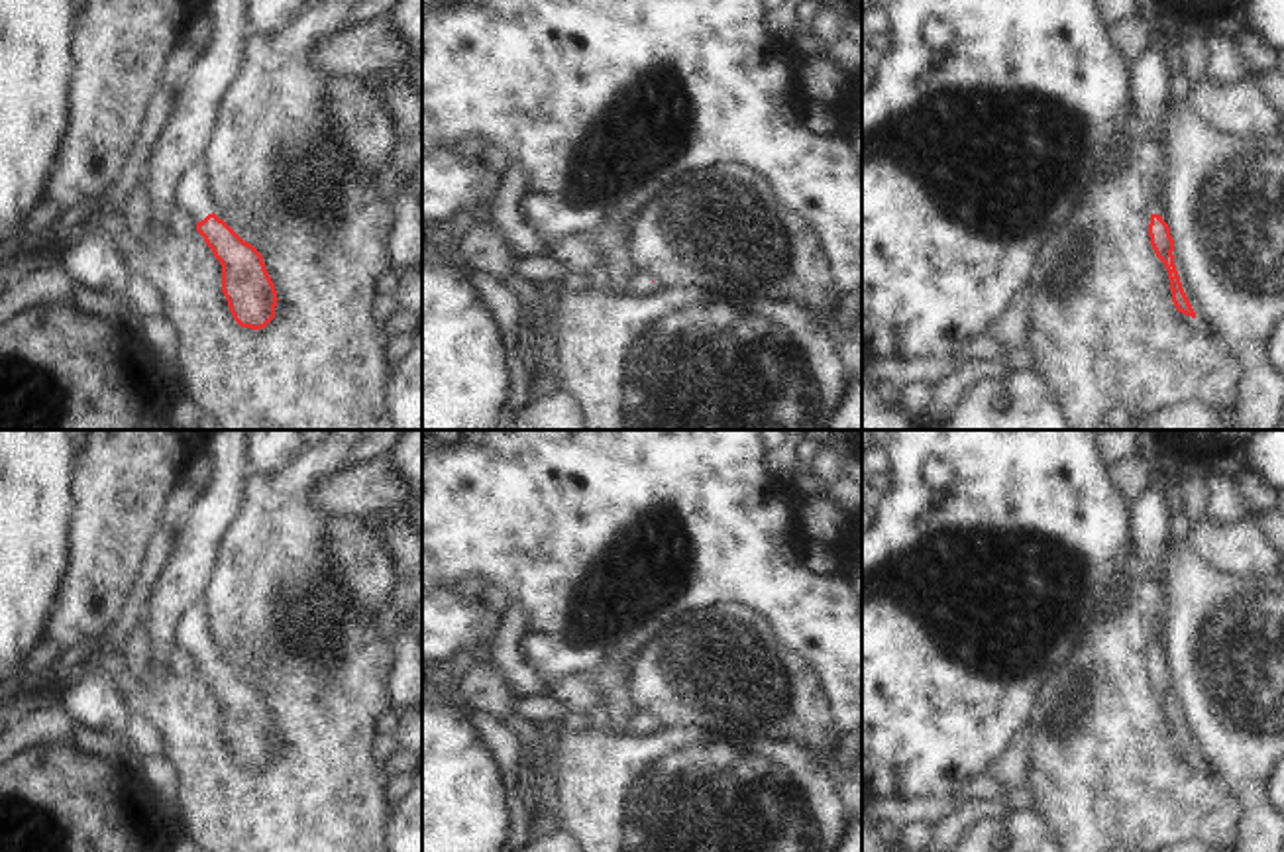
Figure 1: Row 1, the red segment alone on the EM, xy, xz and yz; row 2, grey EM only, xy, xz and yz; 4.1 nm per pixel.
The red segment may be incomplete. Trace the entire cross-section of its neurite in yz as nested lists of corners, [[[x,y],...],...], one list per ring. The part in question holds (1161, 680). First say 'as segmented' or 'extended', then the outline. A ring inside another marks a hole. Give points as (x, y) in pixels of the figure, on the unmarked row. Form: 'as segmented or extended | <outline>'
extended | [[[1162,628],[1156,630],[1152,642],[1150,642],[1150,664],[1149,664],[1149,675],[1150,685],[1156,693],[1156,697],[1164,703],[1170,719],[1170,730],[1172,730],[1172,742],[1178,752],[1196,758],[1196,752],[1182,728],[1176,705],[1174,705],[1174,679],[1170,675],[1168,664],[1162,660]]]

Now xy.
extended | [[[202,601],[190,605],[181,614],[179,628],[196,658],[196,671],[222,705],[222,732],[234,760],[241,768],[265,768],[275,758],[279,740],[275,724],[261,693],[214,654],[206,605]]]

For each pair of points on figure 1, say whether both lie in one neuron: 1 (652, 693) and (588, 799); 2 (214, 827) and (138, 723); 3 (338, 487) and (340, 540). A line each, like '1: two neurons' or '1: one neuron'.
1: two neurons
2: two neurons
3: two neurons

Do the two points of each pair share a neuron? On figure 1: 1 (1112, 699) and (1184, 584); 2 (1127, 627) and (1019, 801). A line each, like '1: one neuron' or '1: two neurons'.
1: two neurons
2: two neurons

